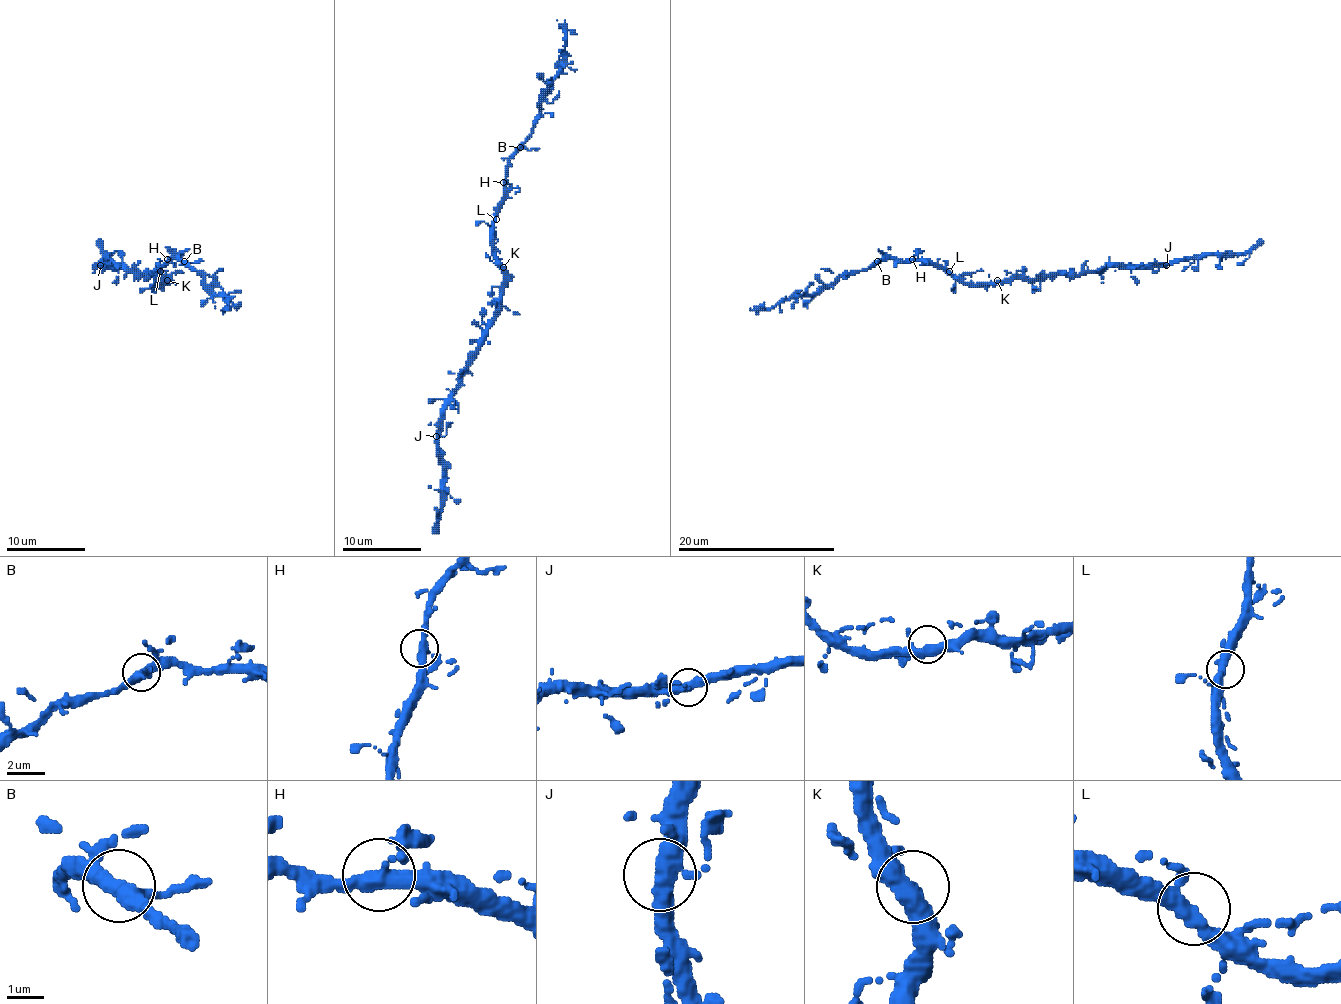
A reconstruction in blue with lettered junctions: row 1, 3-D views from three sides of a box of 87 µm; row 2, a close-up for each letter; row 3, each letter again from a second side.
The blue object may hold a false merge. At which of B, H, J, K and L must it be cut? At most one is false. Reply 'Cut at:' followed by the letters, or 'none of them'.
Cut at: none of them

